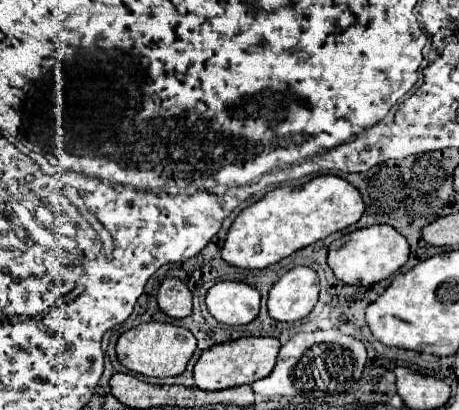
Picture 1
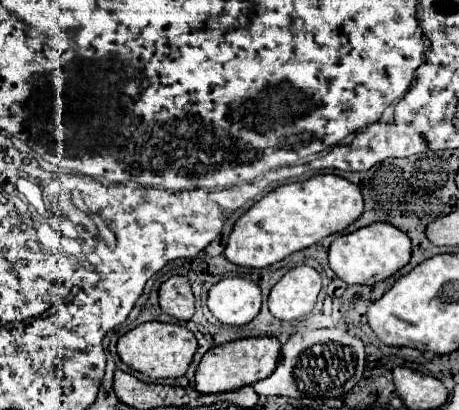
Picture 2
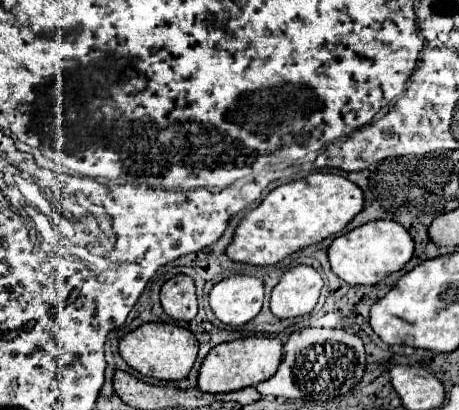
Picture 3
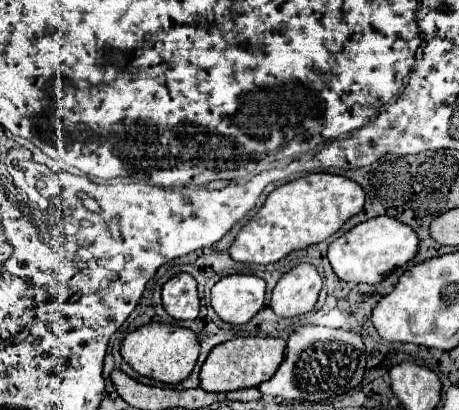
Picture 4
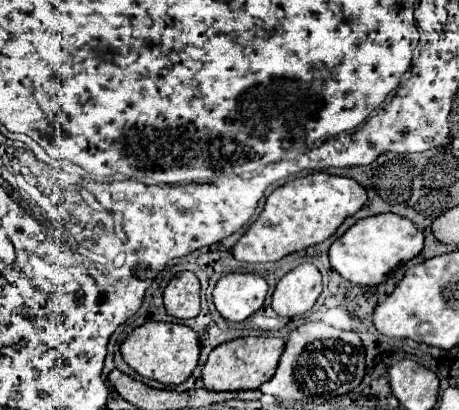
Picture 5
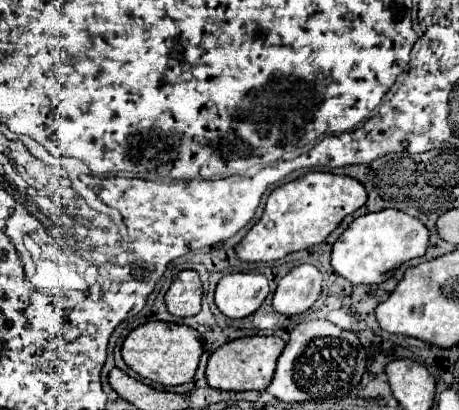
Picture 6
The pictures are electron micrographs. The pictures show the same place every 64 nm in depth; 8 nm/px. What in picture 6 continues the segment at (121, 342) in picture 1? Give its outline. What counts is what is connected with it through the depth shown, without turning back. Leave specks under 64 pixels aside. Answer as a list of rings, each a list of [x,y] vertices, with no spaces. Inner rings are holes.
[[[148,322],[144,326],[138,326],[130,332],[130,336],[122,344],[124,362],[138,376],[164,386],[190,382],[196,374],[202,352],[204,352],[204,346],[202,346],[198,330],[190,326],[172,324],[172,322]]]

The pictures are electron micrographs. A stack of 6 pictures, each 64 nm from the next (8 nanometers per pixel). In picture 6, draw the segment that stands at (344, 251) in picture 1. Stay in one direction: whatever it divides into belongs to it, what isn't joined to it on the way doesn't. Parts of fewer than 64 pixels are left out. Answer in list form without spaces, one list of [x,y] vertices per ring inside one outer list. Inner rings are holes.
[[[380,210],[376,214],[364,214],[354,218],[348,228],[334,242],[332,268],[352,284],[380,284],[386,274],[402,266],[404,262],[424,256],[428,250],[430,232],[414,216],[402,210]]]

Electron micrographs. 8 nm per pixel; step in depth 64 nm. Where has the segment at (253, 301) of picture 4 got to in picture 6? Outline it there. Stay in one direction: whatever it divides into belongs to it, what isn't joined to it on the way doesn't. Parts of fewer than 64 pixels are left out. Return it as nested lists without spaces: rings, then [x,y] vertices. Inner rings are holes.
[[[226,274],[220,278],[214,302],[232,320],[246,318],[260,308],[268,296],[268,280],[262,274]]]

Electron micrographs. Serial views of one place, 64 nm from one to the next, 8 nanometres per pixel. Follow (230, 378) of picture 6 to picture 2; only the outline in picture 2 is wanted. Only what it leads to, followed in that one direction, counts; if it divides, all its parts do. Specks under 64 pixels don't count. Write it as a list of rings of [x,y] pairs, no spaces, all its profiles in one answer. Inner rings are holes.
[[[242,338],[214,346],[200,360],[200,366],[196,370],[196,390],[204,394],[216,394],[238,390],[242,386],[252,386],[274,372],[280,348],[282,344],[278,342],[278,338]]]

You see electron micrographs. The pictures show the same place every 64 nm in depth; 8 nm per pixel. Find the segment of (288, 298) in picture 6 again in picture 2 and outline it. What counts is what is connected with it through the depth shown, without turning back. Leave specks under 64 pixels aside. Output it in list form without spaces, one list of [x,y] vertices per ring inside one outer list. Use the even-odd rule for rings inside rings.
[[[296,266],[288,270],[268,296],[268,308],[278,320],[296,320],[306,316],[322,288],[320,274],[310,266]]]

